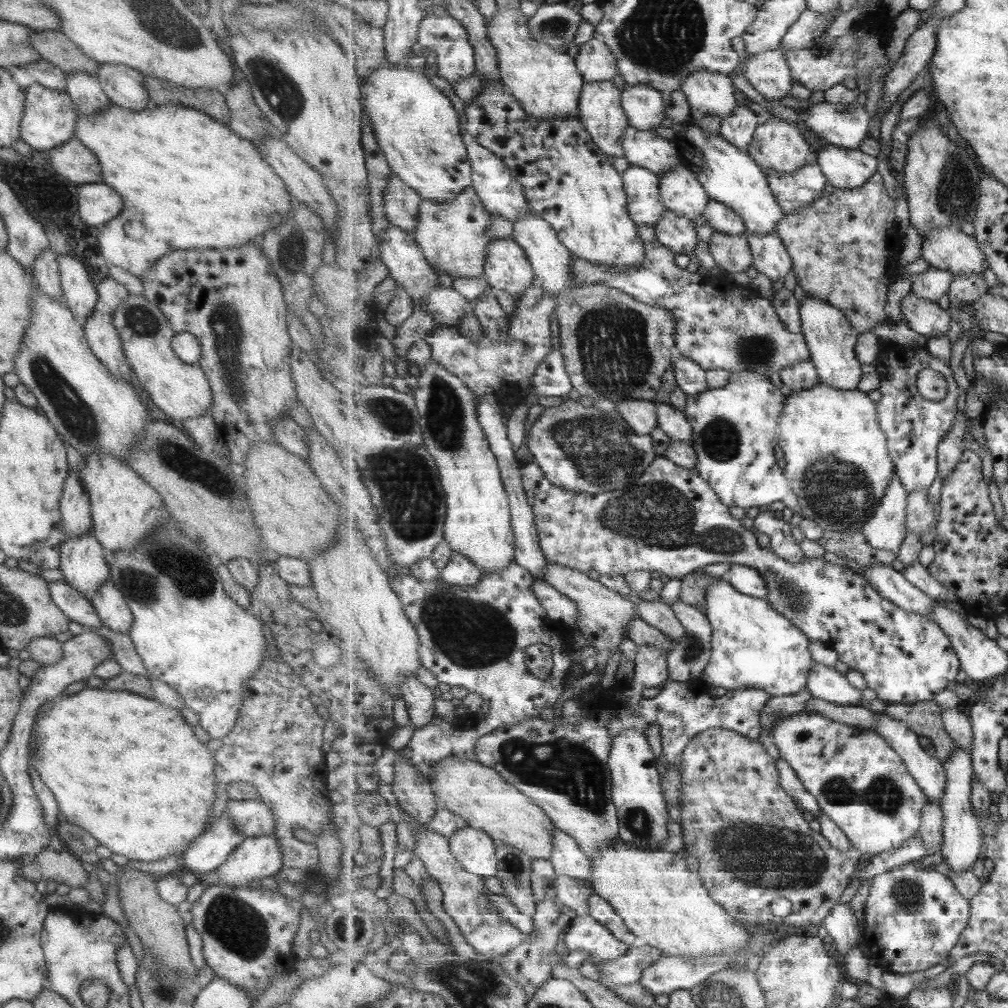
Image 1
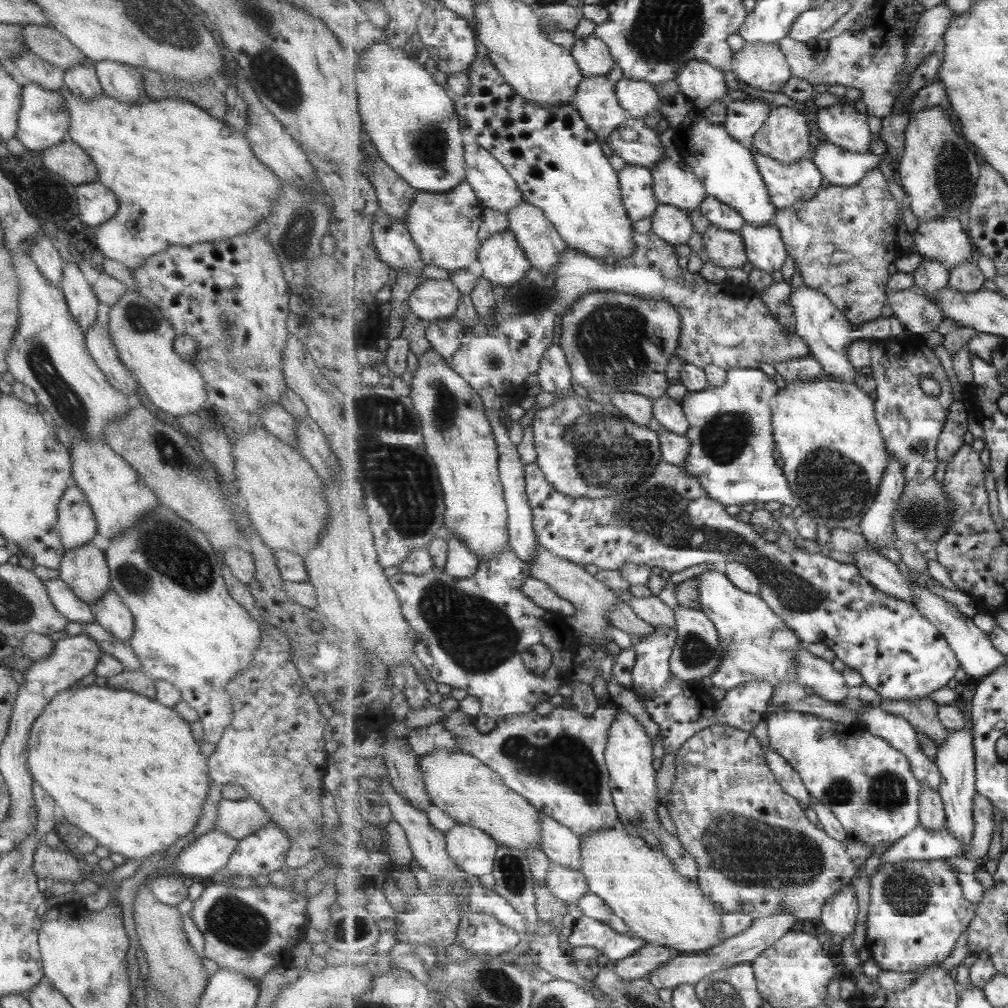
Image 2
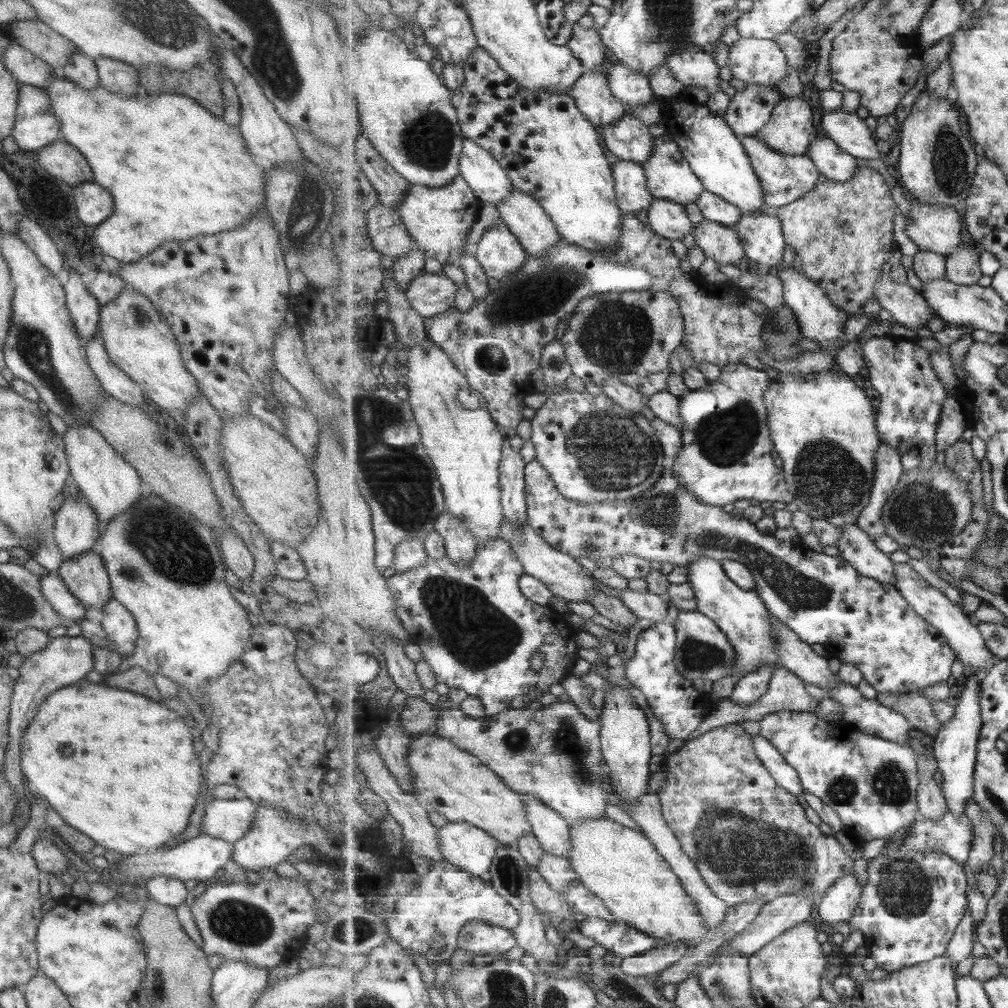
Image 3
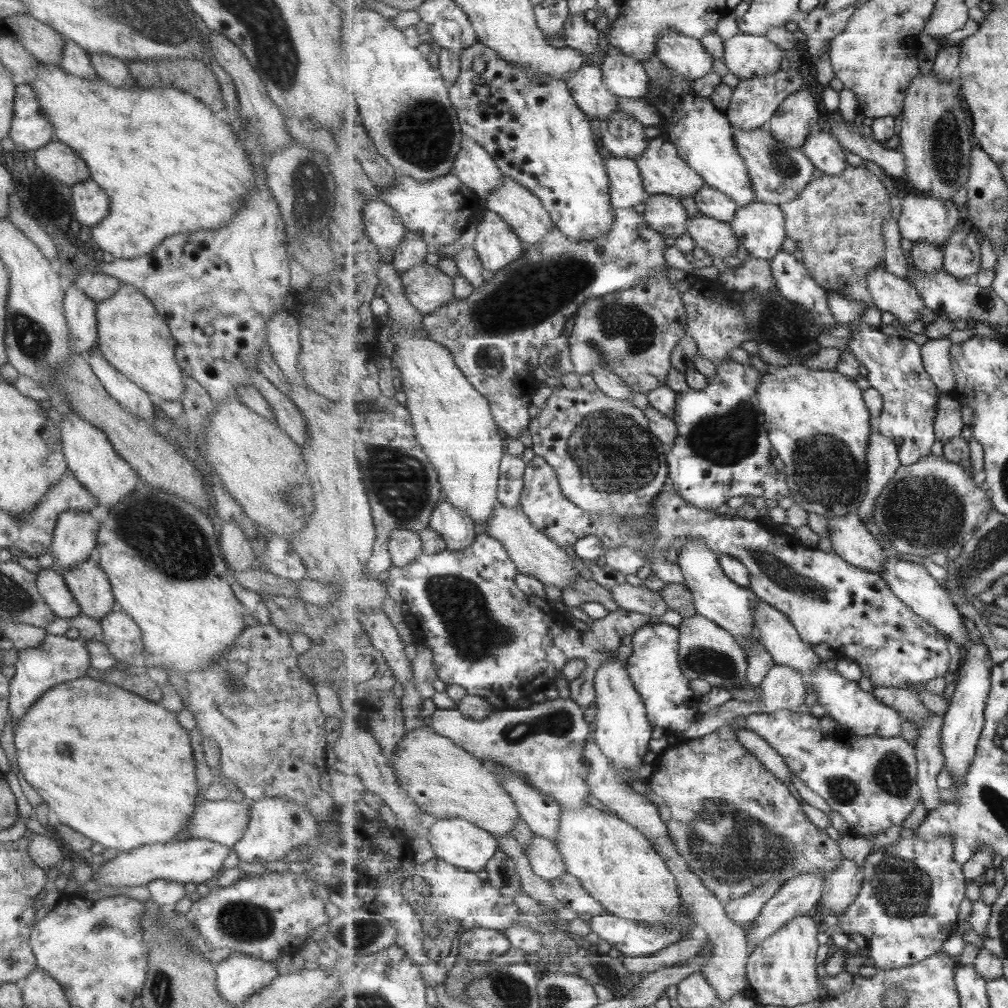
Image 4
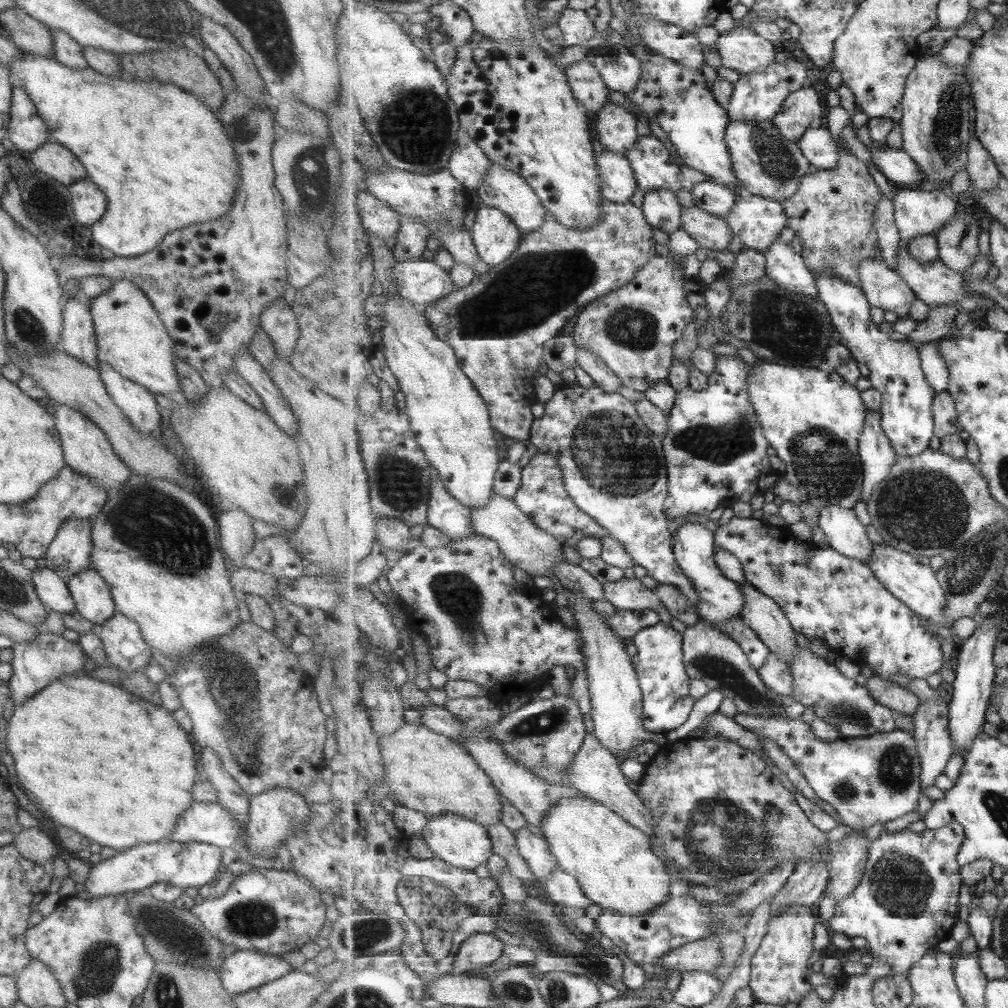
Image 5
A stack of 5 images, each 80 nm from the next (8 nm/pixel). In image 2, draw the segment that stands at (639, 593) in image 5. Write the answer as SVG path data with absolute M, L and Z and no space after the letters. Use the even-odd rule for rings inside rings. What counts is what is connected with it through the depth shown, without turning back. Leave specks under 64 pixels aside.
M654 594L649 598L639 598L633 595L629 606L639 615L639 618L654 627L666 626L671 630L676 630L676 609L667 606L657 595Z

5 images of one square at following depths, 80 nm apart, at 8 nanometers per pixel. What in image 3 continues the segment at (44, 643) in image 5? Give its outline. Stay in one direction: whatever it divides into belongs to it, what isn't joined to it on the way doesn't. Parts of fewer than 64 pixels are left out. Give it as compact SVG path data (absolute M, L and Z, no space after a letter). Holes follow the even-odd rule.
M81 635L49 638L47 646L39 652L25 656L24 661L17 668L18 678L14 681L11 693L11 704L8 714L7 743L4 744L3 778L7 781L9 788L16 797L16 808L20 808L17 796L25 794L23 788L24 777L20 767L20 742L25 729L31 719L35 716L37 709L43 704L45 698L52 692L67 685L73 685L85 678L85 675L93 670L92 644Z

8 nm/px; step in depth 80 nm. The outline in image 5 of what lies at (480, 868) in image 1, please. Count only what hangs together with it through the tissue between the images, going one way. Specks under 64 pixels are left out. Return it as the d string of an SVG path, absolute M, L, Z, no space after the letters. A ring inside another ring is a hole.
M460 814L430 817L429 824L421 832L421 837L436 857L442 858L453 866L471 871L485 864L495 854L494 842L488 828Z

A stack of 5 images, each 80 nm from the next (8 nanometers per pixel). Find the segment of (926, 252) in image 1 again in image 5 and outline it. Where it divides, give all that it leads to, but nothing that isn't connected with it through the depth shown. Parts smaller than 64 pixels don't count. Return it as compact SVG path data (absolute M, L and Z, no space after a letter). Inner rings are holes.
M943 188L901 189L895 193L896 223L903 241L908 243L918 236L937 235L957 215L957 199Z

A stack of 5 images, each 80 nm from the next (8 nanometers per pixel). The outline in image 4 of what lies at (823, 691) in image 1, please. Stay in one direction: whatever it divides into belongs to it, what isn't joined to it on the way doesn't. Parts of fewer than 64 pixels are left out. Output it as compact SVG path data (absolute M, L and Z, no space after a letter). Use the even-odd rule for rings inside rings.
M759 601L756 613L756 627L758 628L758 638L766 649L773 655L776 664L791 666L804 677L812 674L814 668L818 668L823 660L815 654L815 646L805 642L795 628L795 625L774 606Z

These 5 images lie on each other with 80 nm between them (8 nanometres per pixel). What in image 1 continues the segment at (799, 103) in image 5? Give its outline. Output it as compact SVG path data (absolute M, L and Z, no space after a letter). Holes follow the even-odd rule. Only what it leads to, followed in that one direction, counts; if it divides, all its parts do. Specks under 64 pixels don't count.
M774 117L765 121L757 127L753 142L749 145L748 152L753 160L765 171L768 168L777 172L791 174L797 172L803 166L818 162L818 152L809 146L809 142L803 138L797 123L791 125L785 119Z

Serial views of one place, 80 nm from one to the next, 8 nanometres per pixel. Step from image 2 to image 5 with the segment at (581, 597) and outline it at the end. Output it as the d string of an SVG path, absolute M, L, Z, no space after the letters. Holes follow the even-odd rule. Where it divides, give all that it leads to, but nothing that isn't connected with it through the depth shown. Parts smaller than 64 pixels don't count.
M494 491L489 504L473 508L474 533L499 544L501 552L524 573L534 576L553 576L556 564L564 558L564 546L553 534L543 530L521 510L514 499L505 498Z

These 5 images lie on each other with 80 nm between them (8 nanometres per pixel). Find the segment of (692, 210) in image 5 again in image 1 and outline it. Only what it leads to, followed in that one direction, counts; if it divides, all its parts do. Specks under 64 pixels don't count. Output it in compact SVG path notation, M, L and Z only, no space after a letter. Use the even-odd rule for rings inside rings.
M716 230L708 244L717 266L726 273L747 272L754 262L752 246L745 234L731 236Z

